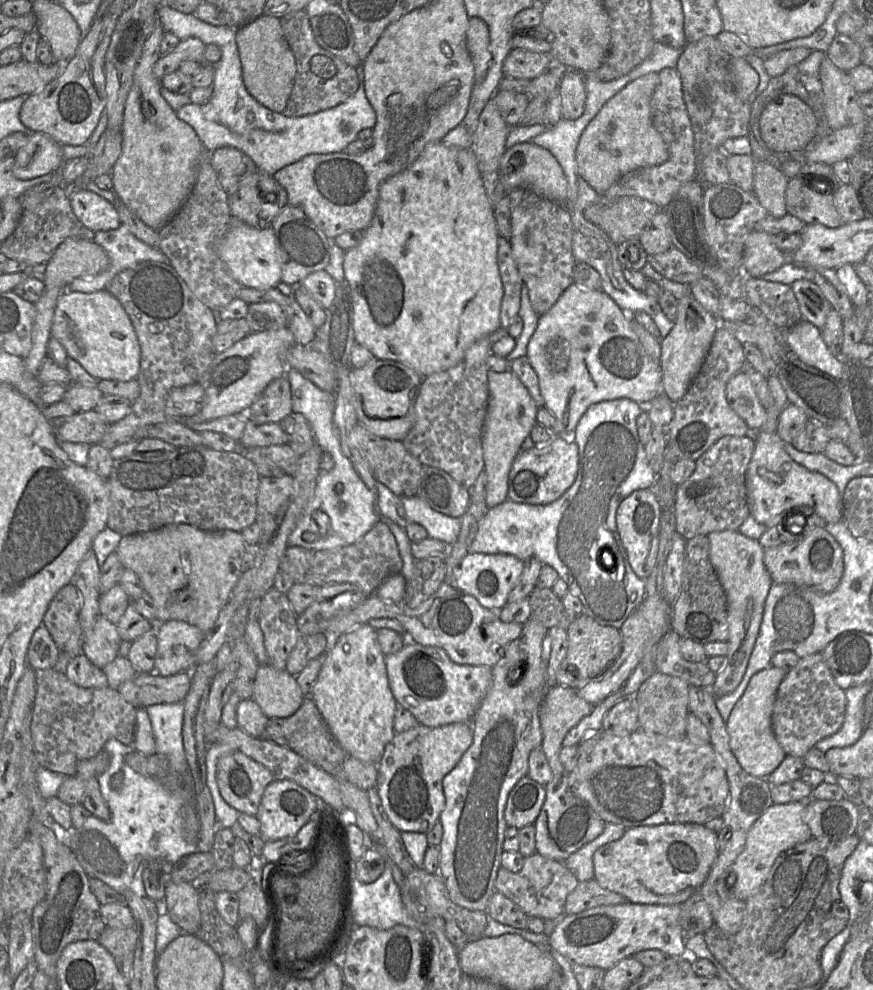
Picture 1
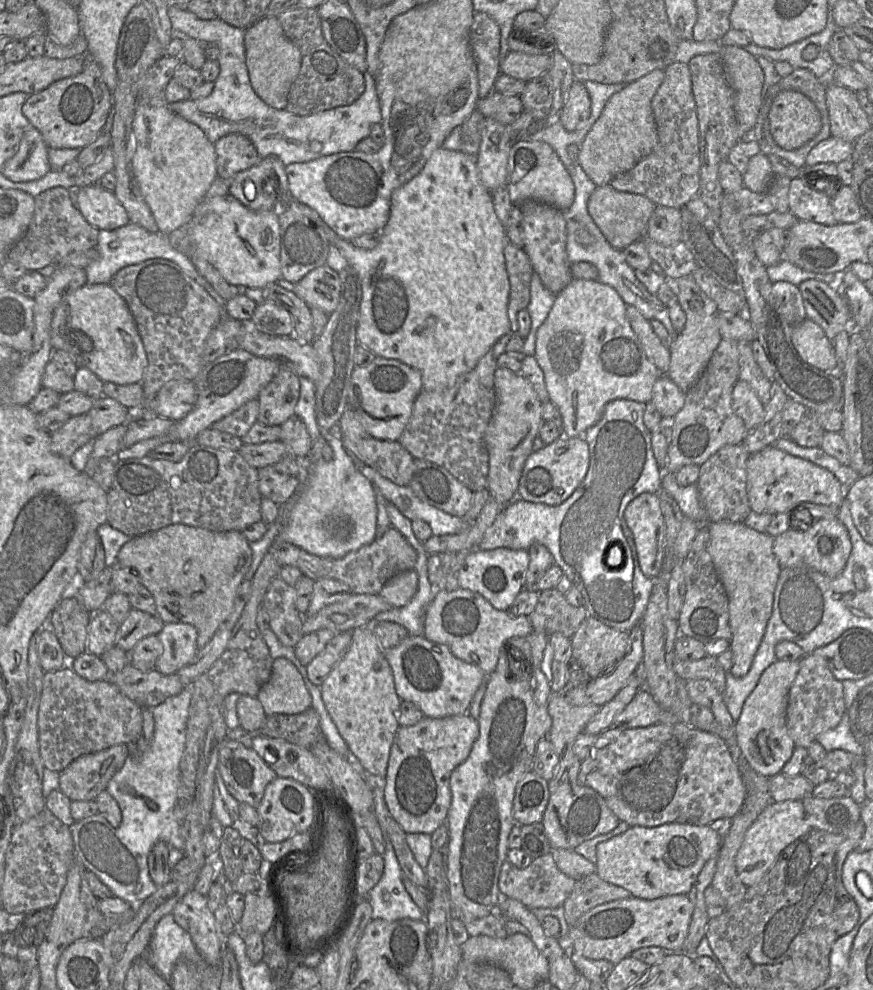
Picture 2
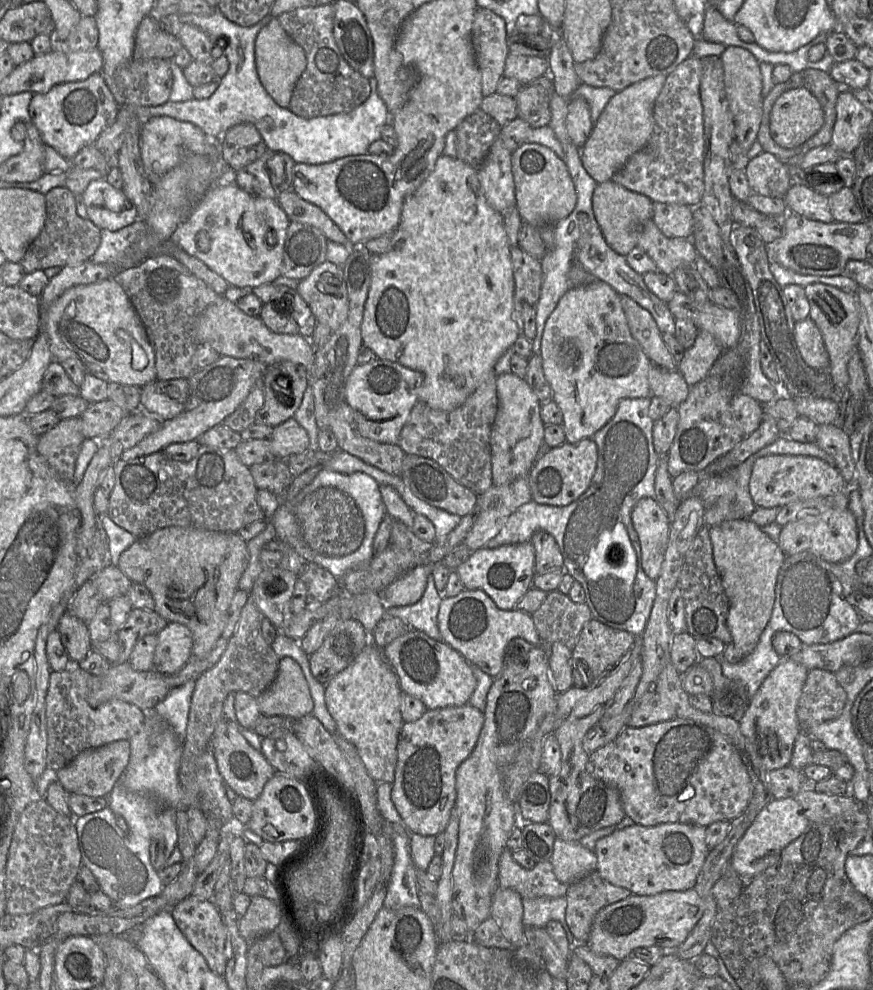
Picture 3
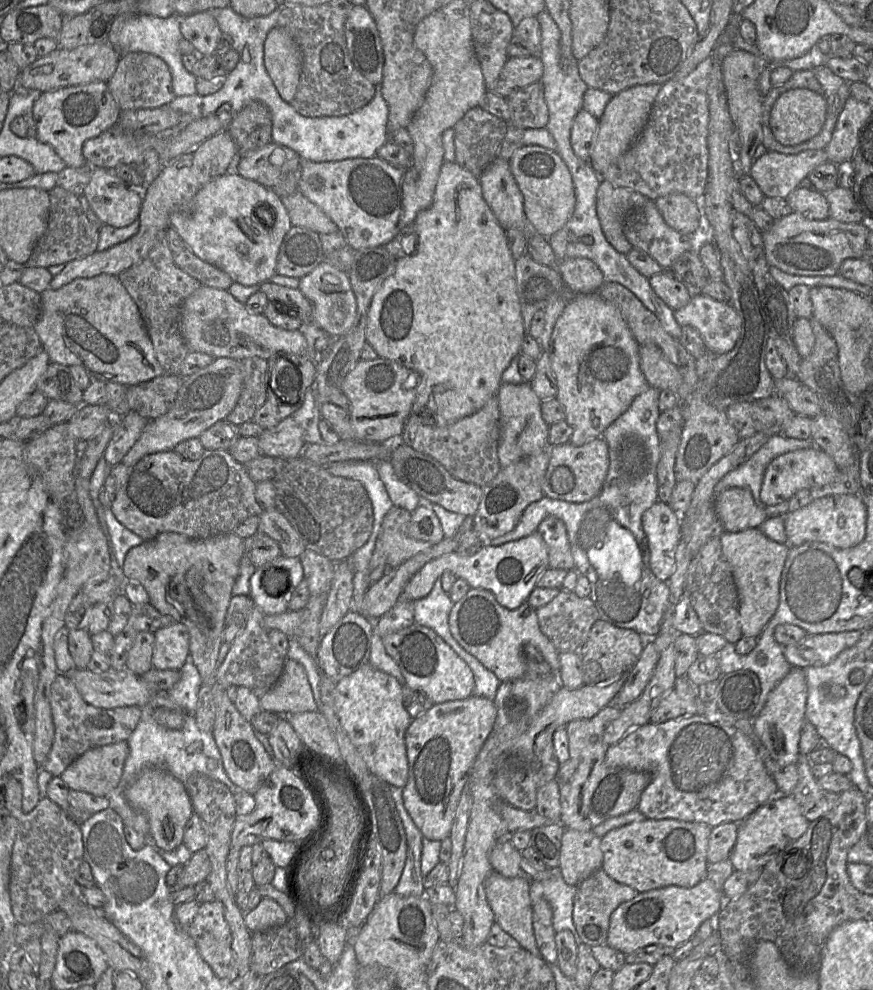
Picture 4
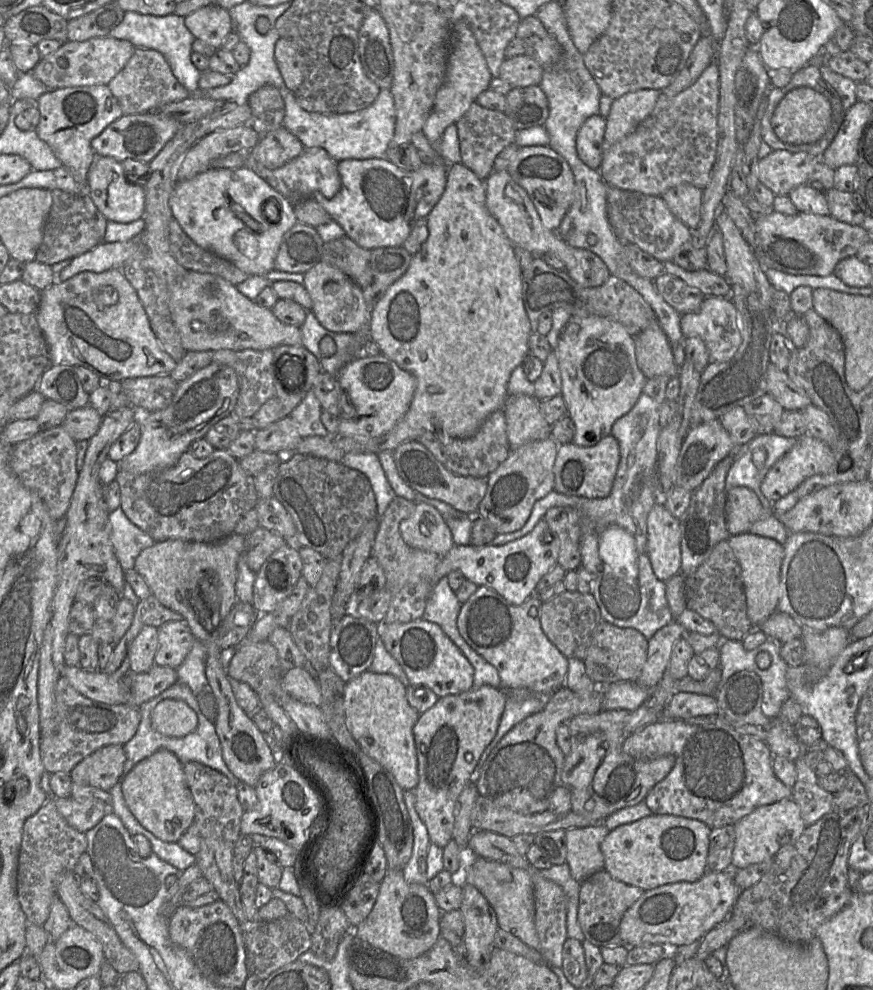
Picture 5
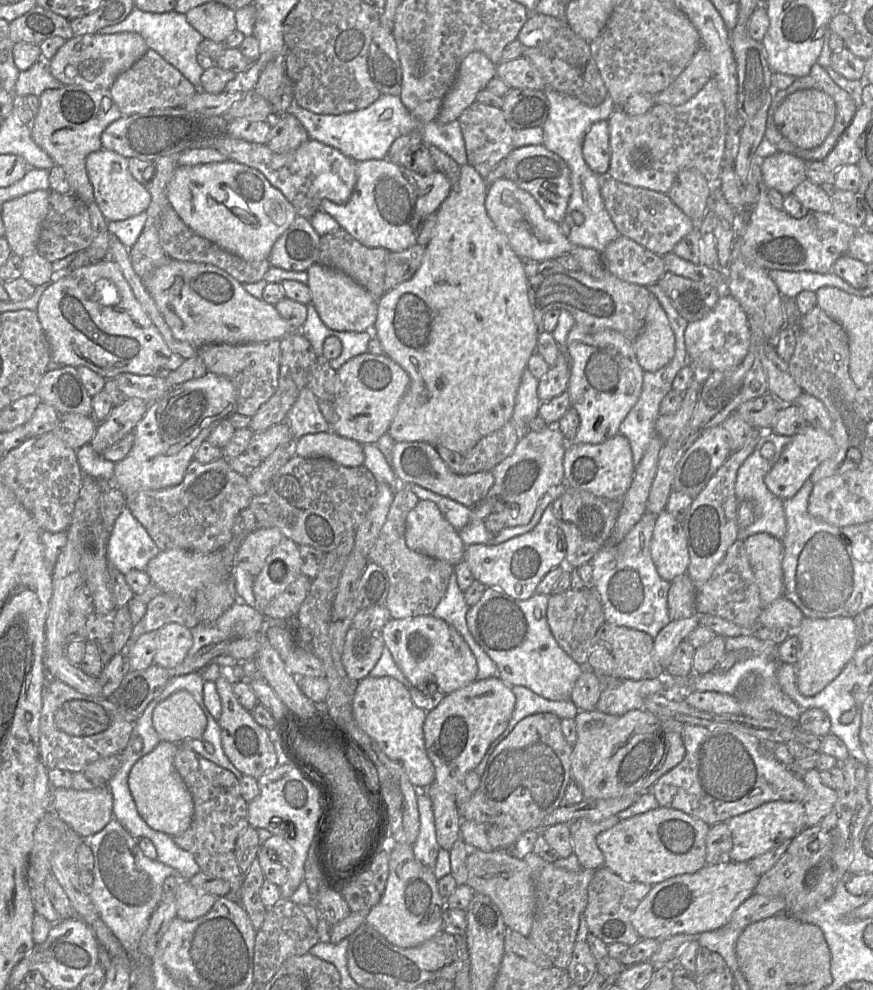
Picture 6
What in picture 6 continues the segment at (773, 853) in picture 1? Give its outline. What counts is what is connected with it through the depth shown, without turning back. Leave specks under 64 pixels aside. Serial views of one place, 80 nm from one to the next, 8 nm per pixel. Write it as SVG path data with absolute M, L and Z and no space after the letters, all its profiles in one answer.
M771 801L725 821L732 833L730 861L750 862L785 841L791 841L806 826L802 802Z

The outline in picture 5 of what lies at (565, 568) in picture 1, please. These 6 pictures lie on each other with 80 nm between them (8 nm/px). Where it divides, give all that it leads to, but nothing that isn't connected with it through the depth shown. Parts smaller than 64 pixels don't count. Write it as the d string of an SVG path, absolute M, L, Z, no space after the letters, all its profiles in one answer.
M669 376L646 379L639 399L632 409L615 421L611 434L619 444L620 461L613 482L611 493L602 499L588 499L569 496L554 490L539 499L533 506L525 525L511 533L498 534L489 545L501 546L520 539L530 533L546 512L552 507L571 507L580 515L579 527L581 567L591 575L591 594L594 596L601 618L620 628L634 628L650 639L661 628L674 621L666 598L666 583L659 580L652 569L647 551L647 517L654 504L662 501L657 480L658 438L660 433L660 408L666 400L666 387L671 380Z

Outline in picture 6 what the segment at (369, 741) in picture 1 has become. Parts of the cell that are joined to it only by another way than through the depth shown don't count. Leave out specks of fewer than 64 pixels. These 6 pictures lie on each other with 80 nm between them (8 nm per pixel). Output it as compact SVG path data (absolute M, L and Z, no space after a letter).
M367 676L358 682L352 700L352 714L357 725L378 744L386 756L402 765L412 785L419 791L426 791L435 778L434 767L427 756L424 744L423 725L427 712L413 703L409 690L392 677Z

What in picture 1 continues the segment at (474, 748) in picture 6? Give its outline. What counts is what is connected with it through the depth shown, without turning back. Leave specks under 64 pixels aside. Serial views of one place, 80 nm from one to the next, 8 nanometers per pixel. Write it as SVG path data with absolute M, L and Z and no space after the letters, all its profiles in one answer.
M451 723L439 727L418 724L401 733L395 733L393 739L385 746L383 756L377 764L378 775L376 790L390 822L400 832L428 833L439 820L445 807L443 791L444 777L458 764L463 754L473 741L471 723Z

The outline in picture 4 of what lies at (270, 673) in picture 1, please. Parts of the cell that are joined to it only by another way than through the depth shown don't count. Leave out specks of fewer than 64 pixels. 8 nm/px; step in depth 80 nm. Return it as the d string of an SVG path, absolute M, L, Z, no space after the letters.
M286 659L276 684L259 698L262 710L279 715L318 710L304 667Z

